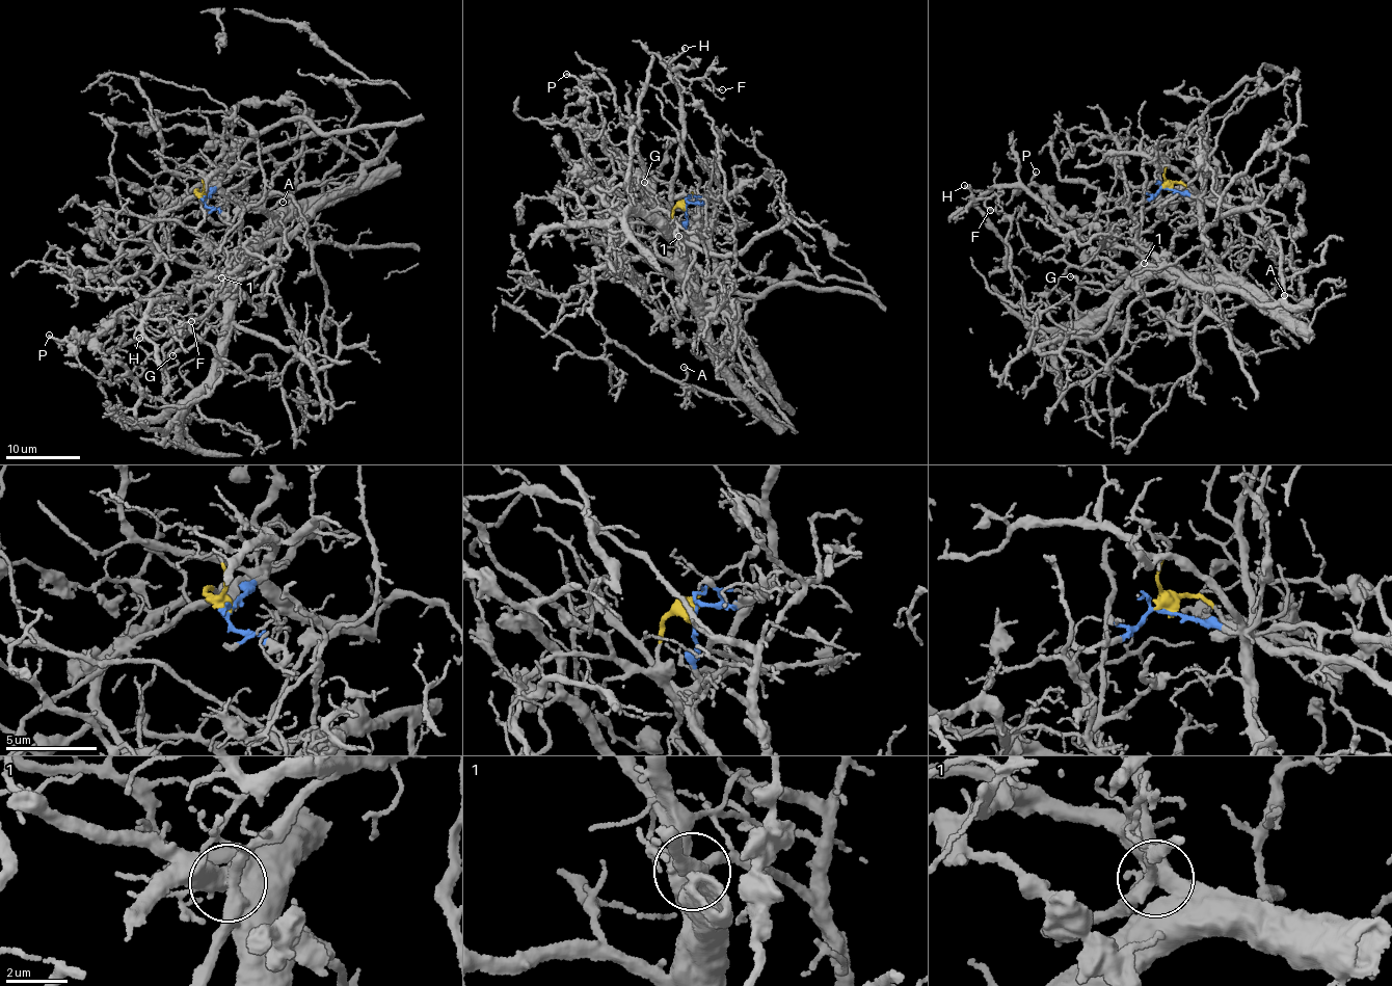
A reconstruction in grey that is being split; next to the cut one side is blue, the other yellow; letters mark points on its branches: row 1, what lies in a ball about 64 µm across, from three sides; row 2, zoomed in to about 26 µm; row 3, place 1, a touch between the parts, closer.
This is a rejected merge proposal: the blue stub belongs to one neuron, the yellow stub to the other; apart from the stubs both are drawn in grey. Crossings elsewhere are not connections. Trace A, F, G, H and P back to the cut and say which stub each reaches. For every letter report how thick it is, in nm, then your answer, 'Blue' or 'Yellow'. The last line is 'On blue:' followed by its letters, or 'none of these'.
A: Thickness 110 nm. Blue
F: Thickness 120 nm. Blue
G: Thickness 190 nm. Blue
H: Thickness 160 nm. Blue
P: Thickness 190 nm. Yellow
On blue: A, F, G, H

